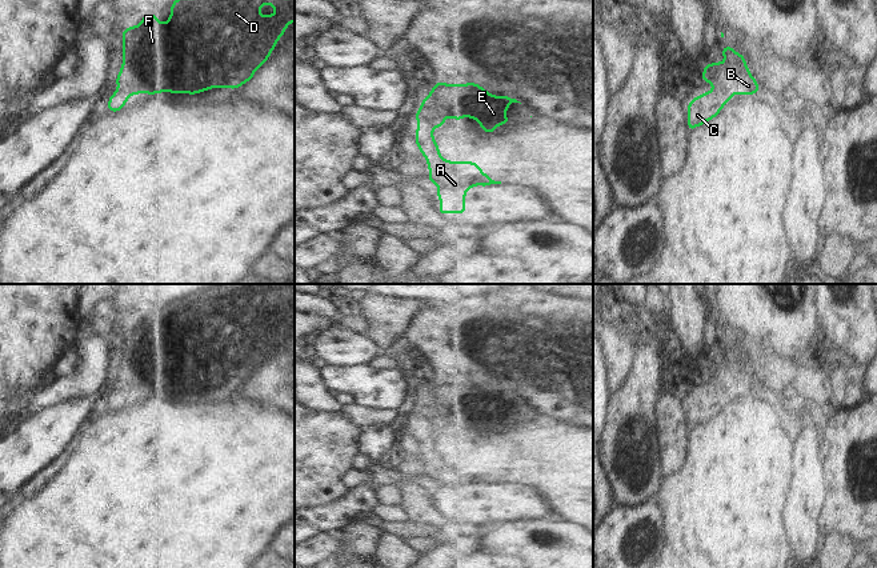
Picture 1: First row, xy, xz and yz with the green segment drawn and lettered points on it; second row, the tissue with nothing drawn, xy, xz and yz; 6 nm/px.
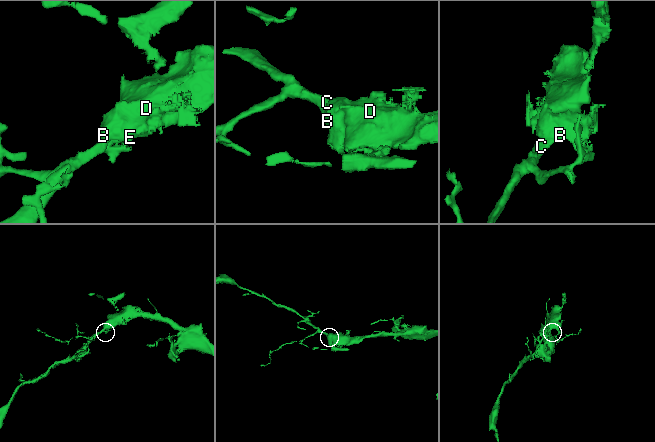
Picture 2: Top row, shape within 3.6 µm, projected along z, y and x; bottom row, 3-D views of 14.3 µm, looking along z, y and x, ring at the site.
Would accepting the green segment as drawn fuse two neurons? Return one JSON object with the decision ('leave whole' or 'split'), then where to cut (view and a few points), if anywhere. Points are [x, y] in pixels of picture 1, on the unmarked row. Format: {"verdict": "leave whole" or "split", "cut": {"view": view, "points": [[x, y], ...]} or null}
{"verdict": "leave whole", "cut": null}

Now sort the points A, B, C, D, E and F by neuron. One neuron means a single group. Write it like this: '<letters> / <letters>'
A B C D E F

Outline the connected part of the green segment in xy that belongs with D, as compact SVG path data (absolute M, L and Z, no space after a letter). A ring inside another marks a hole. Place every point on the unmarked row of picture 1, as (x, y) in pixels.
M224 284L191 297L180 295L171 303L171 315L164 324L156 312L144 313L139 324L123 328L124 360L116 375L117 389L109 395L107 409L124 408L131 393L160 391L197 393L212 387L240 387L253 377L253 372L269 357L279 337L289 321L295 321L295 284L291 284L291 299L281 293L281 284ZM264 303L275 305L273 313L259 315Z

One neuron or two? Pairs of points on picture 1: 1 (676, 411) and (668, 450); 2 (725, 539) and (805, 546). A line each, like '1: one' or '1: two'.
1: one
2: two

